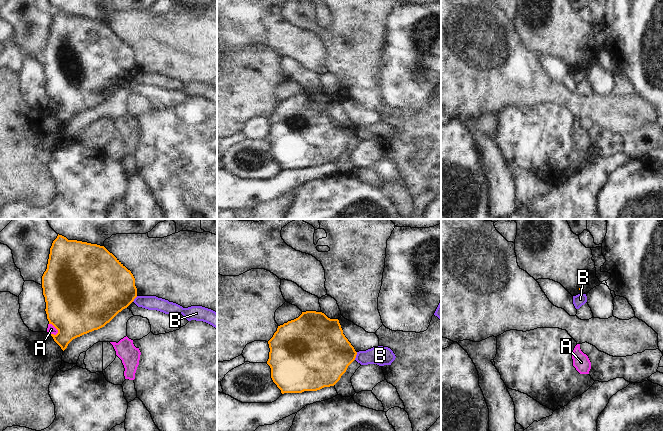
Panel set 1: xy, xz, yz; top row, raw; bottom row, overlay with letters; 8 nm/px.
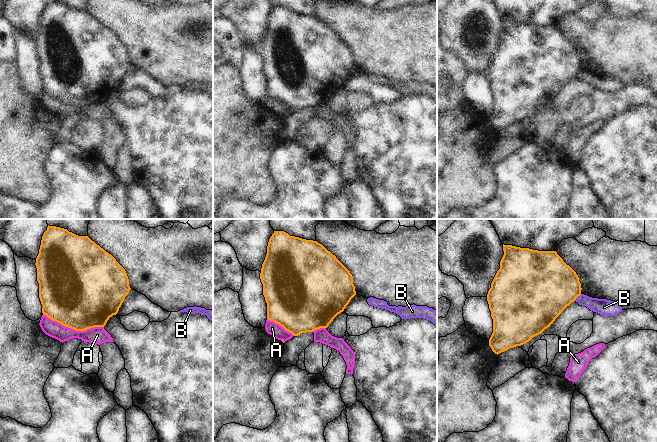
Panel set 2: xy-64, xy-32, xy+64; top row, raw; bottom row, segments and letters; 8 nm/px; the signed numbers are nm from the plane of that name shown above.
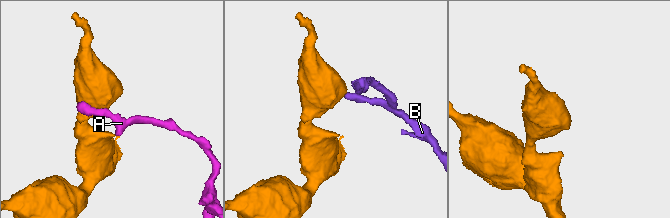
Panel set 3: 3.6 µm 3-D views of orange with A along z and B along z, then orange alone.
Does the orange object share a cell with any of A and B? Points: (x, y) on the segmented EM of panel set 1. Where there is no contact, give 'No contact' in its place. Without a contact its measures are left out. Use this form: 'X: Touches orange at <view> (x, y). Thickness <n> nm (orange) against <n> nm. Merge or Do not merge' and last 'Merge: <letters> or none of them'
A: Touches orange at xy (56, 328). Thickness 500 nm (orange) against 70 nm. Do not merge
B: Touches orange at xz (355, 356). Thickness 440 nm (orange) against 150 nm. Do not merge
Merge: none of them

